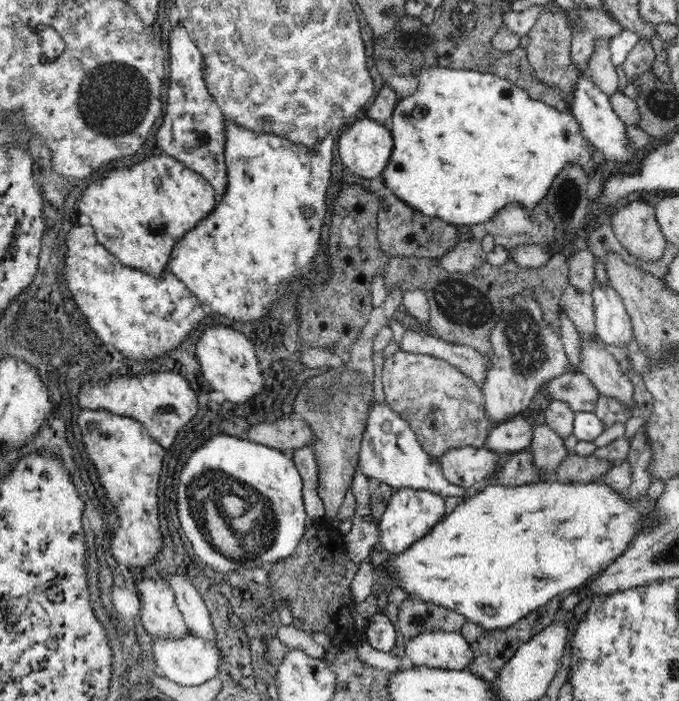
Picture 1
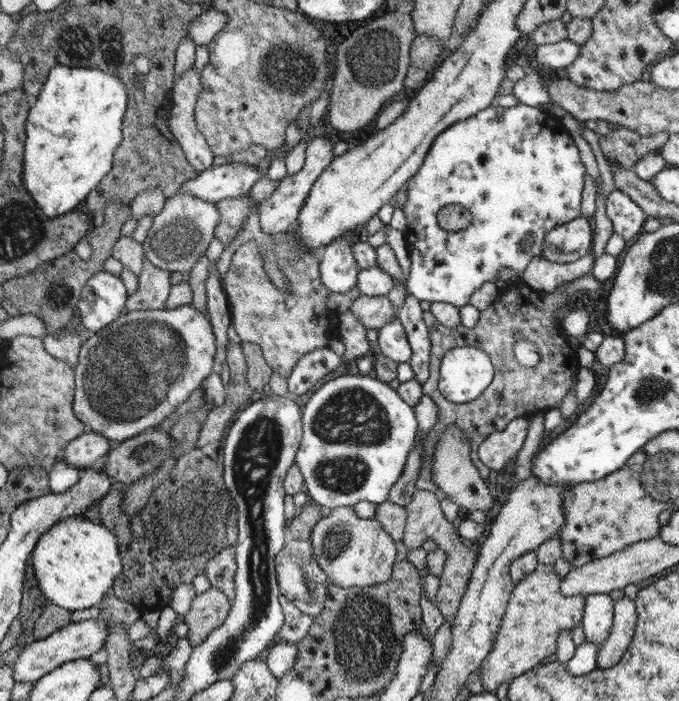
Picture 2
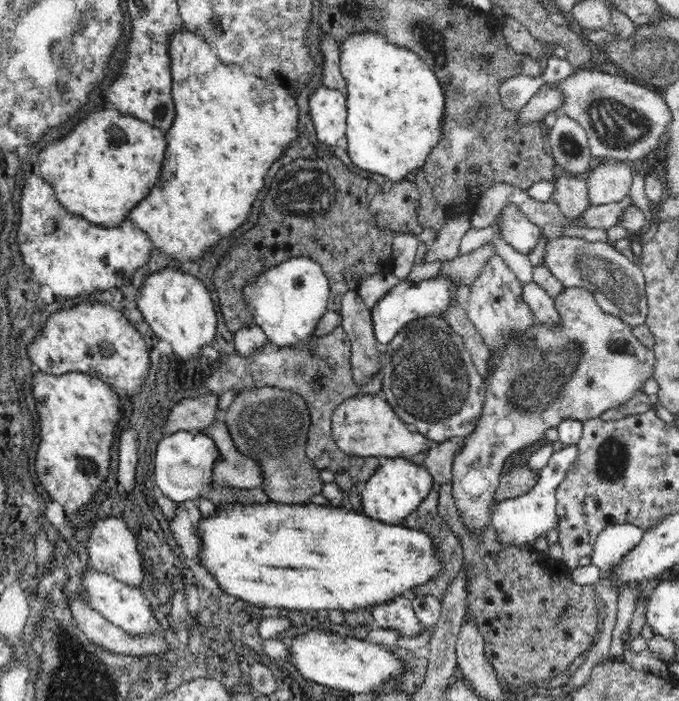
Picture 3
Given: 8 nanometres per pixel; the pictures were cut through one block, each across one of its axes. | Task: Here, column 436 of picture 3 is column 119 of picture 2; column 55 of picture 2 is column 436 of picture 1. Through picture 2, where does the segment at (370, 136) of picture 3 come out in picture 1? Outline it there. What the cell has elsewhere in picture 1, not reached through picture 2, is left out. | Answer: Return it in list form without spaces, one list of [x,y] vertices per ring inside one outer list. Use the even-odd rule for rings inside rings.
[[[420,68],[418,70],[418,88],[414,94],[402,98],[396,102],[394,112],[392,112],[392,128],[390,128],[392,140],[394,140],[394,152],[390,154],[390,162],[386,164],[386,168],[382,170],[382,178],[388,190],[394,192],[394,196],[398,196],[402,202],[406,202],[408,206],[412,206],[414,210],[418,210],[424,216],[432,216],[432,218],[440,218],[446,224],[462,224],[462,226],[470,226],[470,224],[488,224],[496,214],[504,214],[506,210],[510,210],[510,204],[520,204],[526,210],[532,210],[538,202],[544,202],[548,188],[552,186],[554,176],[558,176],[558,172],[562,172],[562,168],[566,166],[580,166],[582,170],[588,168],[590,174],[592,170],[592,162],[590,162],[590,152],[592,146],[588,140],[584,140],[580,136],[580,126],[576,122],[576,118],[572,118],[572,114],[564,114],[558,112],[556,108],[550,108],[542,102],[532,100],[524,90],[520,90],[520,86],[512,84],[510,80],[502,80],[498,76],[492,74],[480,74],[480,72],[470,72],[470,70],[450,70],[450,68]]]

